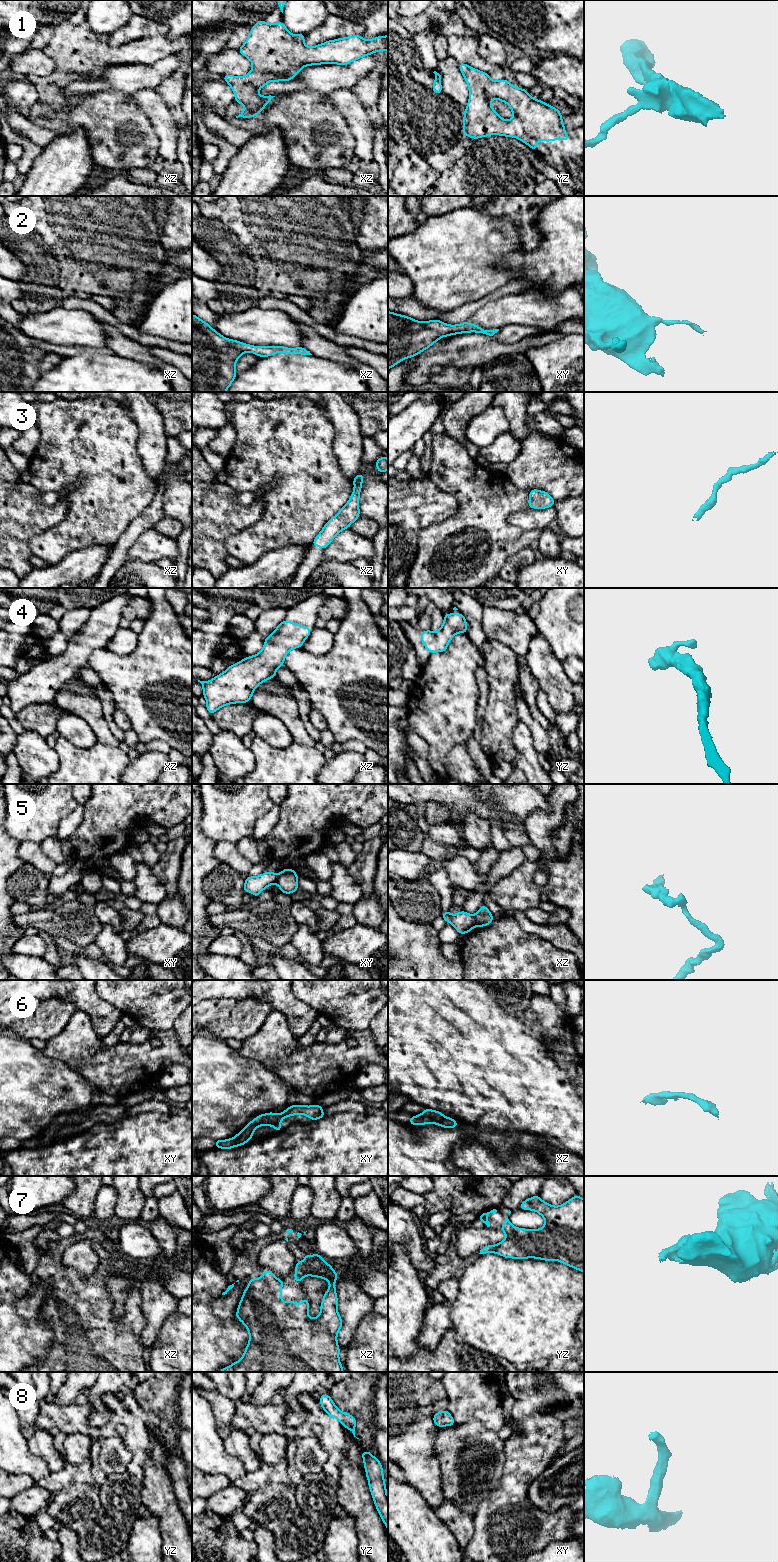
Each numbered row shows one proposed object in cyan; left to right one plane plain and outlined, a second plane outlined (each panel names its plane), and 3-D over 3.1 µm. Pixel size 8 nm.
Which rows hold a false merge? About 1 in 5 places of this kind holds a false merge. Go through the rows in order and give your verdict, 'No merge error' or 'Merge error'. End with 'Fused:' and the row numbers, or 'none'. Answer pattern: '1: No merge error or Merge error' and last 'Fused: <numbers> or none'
1: No merge error
2: No merge error
3: No merge error
4: No merge error
5: Merge error
6: No merge error
7: No merge error
8: No merge error
Fused: 5

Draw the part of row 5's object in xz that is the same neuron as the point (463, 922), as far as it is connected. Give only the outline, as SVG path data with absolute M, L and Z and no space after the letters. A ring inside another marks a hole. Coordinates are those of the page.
M463 910L454 915L450 911L443 912L441 917L450 922L459 934L466 934L477 926L474 916Z

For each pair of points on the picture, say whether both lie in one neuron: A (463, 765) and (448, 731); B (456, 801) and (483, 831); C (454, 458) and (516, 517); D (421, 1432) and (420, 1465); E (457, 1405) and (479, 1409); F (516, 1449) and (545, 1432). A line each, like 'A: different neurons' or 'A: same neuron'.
A: different neurons
B: different neurons
C: different neurons
D: same neuron
E: same neuron
F: same neuron

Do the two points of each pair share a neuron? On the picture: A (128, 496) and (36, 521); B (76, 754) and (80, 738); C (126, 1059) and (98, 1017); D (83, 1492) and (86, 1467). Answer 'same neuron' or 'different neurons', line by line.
A: different neurons
B: different neurons
C: different neurons
D: different neurons

